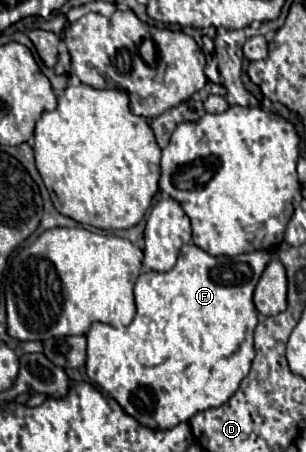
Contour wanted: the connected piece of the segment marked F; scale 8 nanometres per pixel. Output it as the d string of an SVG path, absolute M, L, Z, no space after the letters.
M183 245L171 271L139 275L135 283L137 313L131 325L121 329L107 323L91 325L87 333L87 377L107 391L127 415L149 429L171 429L199 411L221 407L237 391L255 357L253 331L249 329L257 325L253 289L271 257L273 253L265 249L237 257L213 257L195 245Z

